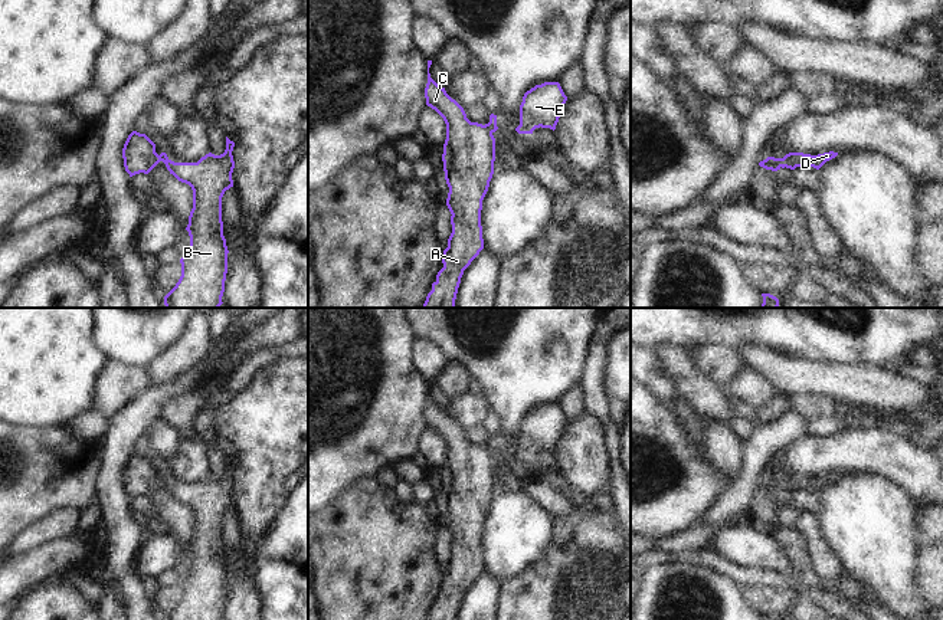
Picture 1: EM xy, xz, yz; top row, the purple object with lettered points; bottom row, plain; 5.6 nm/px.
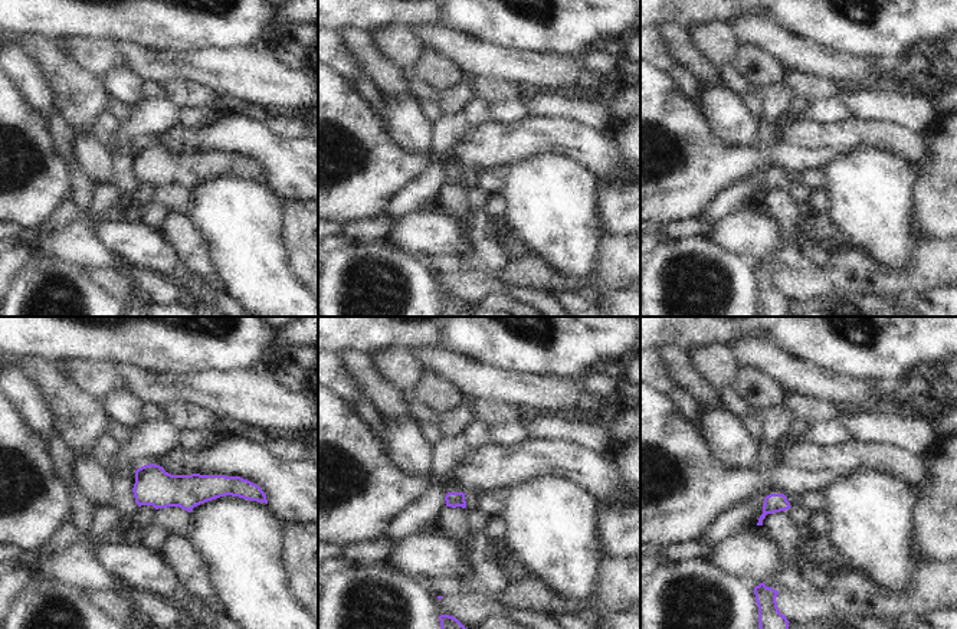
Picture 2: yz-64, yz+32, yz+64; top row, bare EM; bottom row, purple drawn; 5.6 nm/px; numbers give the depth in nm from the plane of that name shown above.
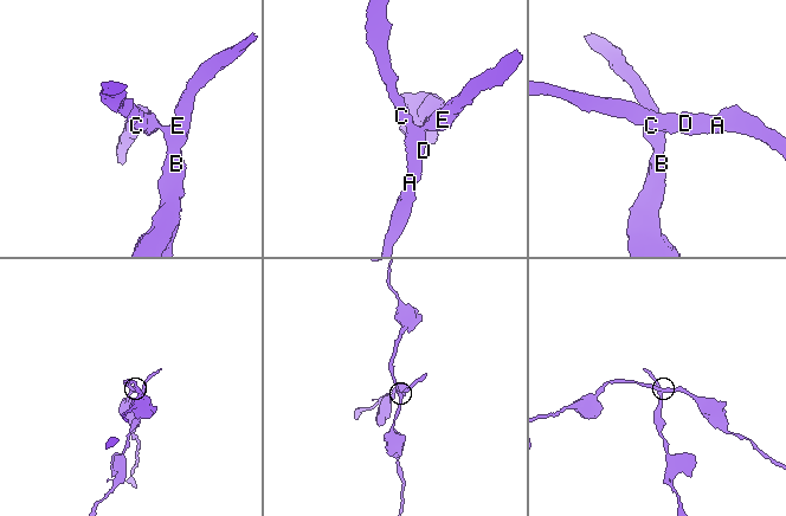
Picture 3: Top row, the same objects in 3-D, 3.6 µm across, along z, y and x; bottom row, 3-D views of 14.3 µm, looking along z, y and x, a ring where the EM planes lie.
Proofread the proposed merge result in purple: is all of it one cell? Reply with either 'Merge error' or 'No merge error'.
Merge error.

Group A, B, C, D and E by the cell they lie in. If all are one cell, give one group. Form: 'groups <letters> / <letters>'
groups A C D / B E

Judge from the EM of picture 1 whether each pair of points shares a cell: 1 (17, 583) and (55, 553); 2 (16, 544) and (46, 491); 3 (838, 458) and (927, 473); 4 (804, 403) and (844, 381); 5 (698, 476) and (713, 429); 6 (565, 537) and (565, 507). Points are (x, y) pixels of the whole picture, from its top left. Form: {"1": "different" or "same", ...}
{"1": "same", "2": "different", "3": "same", "4": "different", "5": "different", "6": "different"}

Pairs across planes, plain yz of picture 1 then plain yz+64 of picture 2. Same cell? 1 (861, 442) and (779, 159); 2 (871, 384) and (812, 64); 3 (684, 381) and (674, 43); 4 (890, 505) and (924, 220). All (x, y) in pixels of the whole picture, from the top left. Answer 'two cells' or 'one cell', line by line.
1: one cell
2: one cell
3: one cell
4: two cells

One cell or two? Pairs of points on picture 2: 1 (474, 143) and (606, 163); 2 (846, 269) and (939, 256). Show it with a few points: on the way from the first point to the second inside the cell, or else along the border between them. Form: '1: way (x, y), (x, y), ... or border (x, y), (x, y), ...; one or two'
1: way (507, 143), (573, 141); one
2: way (869, 277), (915, 278); one

